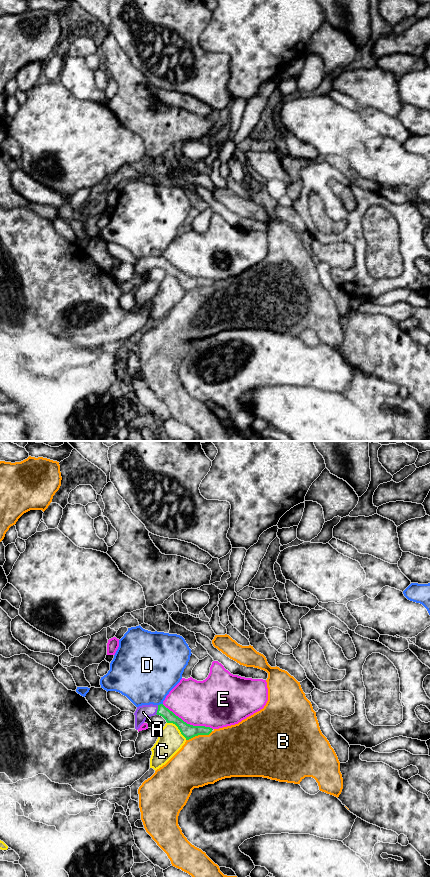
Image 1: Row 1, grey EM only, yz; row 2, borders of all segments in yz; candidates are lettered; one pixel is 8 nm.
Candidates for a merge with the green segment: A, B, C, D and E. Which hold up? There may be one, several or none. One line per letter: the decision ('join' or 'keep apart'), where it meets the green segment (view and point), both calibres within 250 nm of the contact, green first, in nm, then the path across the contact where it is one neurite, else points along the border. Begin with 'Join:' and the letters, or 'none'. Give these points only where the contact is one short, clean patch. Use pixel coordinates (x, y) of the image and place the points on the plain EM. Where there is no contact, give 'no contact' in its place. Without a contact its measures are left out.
Join: A
A: join; meets green in yz at (157, 262); 90 nm thick on the green side, 120 nm on the other; runs through yz (169, 268), (163, 263), (157, 262), (143, 264)
B: keep apart; meets green in yz at (199, 286); 110 nm thick on the green side, 400 nm on the other
C: keep apart; meets green in yz at (178, 280); 110 nm thick on the green side, 200 nm on the other
D: keep apart; meets green in yz at (160, 256); 90 nm thick on the green side, 440 nm on the other
E: keep apart; meets green in yz at (186, 275); 110 nm thick on the green side, 380 nm on the other

